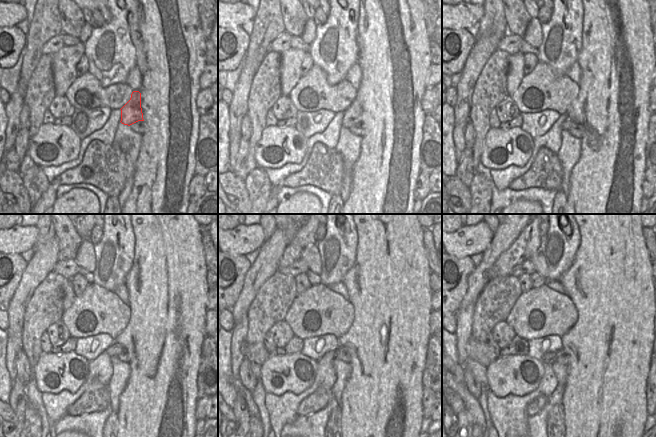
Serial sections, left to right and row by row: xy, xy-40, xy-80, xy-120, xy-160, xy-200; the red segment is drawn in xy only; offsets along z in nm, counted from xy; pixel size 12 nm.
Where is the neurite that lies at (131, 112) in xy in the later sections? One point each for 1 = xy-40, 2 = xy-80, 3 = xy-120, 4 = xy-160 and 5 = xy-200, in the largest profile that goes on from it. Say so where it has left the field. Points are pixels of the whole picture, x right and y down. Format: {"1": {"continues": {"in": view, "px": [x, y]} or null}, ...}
{"1": {"continues": {"in": "xy-40", "px": [352, 116]}}, "2": {"continues": {"in": "xy-80", "px": [568, 123]}}, "3": {"continues": {"in": "xy-120", "px": [115, 350]}}, "4": {"continues": {"in": "xy-160", "px": [339, 353]}}, "5": {"continues": {"in": "xy-200", "px": [561, 356]}}}

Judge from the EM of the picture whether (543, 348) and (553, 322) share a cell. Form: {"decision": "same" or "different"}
{"decision": "different"}

